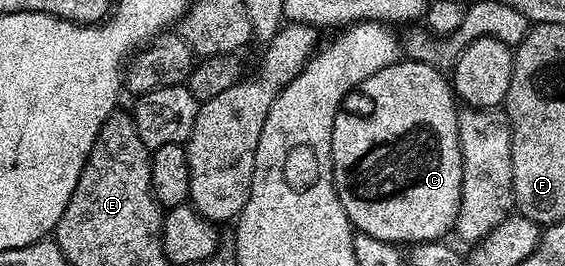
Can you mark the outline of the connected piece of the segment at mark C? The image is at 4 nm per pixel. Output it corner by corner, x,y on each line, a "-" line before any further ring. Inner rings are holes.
398,60
381,70
373,70
370,78
362,84
361,90
373,101
373,111
364,118
361,114
342,112
335,116
335,128
331,132
331,156
333,157
333,183
337,189
339,200
347,212
350,222
360,233
371,236
375,240
383,240
394,244
411,242
410,244
435,242
444,239
444,234
457,225
457,213
461,204
463,188
463,156
459,144
459,128
457,127
458,99
453,93
450,79
436,66
428,66
425,62

